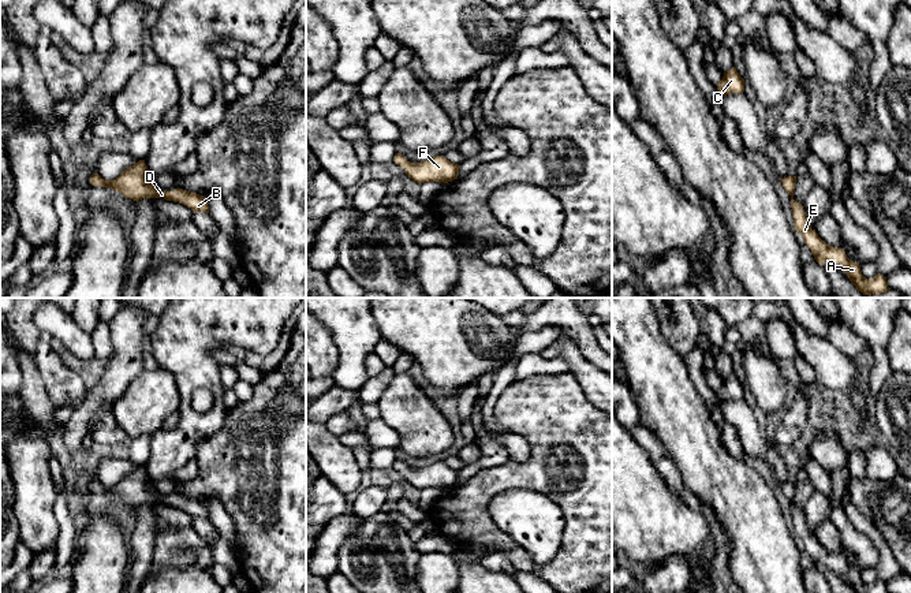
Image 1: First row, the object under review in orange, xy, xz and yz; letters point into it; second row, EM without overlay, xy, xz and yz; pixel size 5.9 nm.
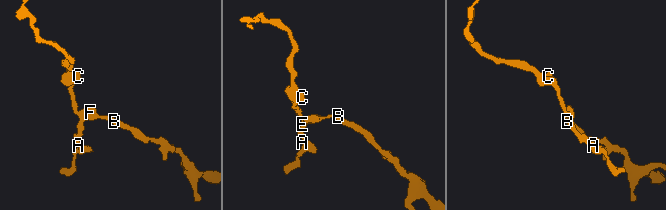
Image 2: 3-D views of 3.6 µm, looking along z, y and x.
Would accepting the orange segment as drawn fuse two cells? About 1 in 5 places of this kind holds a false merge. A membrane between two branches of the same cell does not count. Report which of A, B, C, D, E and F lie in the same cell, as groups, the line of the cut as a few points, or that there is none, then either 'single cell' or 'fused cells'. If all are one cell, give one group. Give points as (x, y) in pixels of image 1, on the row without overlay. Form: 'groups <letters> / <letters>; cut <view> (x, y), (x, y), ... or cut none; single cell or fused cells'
groups A B C D E F; cut none; single cell

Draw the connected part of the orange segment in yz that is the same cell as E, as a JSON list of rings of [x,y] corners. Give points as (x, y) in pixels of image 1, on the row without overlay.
[[[787,482],[784,485],[779,484],[779,486],[783,489],[785,497],[791,501],[794,534],[799,541],[803,542],[804,549],[814,562],[814,566],[821,573],[824,570],[830,570],[837,575],[843,575],[855,593],[888,593],[885,582],[878,579],[871,585],[866,585],[862,581],[860,571],[850,566],[844,555],[829,552],[818,542],[815,536],[810,533],[803,511],[794,506],[796,482]]]

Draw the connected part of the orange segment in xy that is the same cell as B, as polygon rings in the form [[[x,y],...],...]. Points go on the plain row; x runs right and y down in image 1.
[[[139,466],[130,474],[124,475],[116,485],[104,486],[98,480],[90,482],[92,492],[111,493],[122,499],[126,504],[139,507],[142,504],[164,504],[167,507],[175,507],[186,511],[193,518],[209,519],[209,512],[205,501],[175,495],[173,497],[158,497],[153,491],[149,489],[149,475],[145,466]]]

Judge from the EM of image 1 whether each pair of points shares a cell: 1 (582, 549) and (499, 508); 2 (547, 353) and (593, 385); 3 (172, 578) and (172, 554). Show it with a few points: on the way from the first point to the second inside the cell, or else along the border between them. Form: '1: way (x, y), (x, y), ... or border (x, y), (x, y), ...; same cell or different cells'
1: border (559, 507), (564, 521), (562, 543), (541, 564); different cells
2: way (559, 353), (566, 353), (586, 373); same cell
3: border (205, 569), (185, 566), (150, 571); different cells

